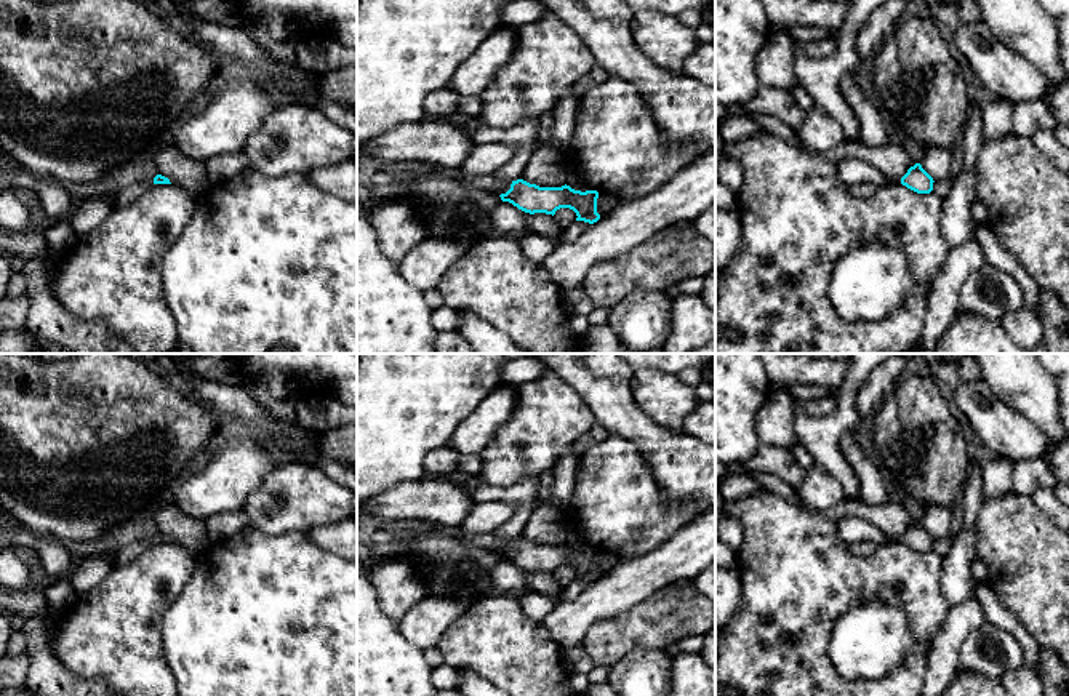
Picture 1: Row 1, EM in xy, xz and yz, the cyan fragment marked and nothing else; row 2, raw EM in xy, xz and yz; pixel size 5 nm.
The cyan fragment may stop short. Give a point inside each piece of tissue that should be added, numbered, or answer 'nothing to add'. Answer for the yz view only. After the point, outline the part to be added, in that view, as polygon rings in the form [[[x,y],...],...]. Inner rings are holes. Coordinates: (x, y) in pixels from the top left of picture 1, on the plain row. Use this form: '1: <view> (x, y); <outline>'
nothing to add

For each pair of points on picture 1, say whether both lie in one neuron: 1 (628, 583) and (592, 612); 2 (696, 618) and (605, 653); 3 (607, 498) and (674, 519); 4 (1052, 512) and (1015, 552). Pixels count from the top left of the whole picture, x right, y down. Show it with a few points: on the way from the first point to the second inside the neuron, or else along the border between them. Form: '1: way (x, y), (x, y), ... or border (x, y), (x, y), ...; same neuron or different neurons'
1: way (620, 589), (600, 604); same neuron
2: way (674, 618), (663, 618), (628, 631); same neuron
3: way (623, 509), (639, 519), (658, 519); same neuron
4: border (1031, 496), (1032, 503), (1052, 522); different neurons

